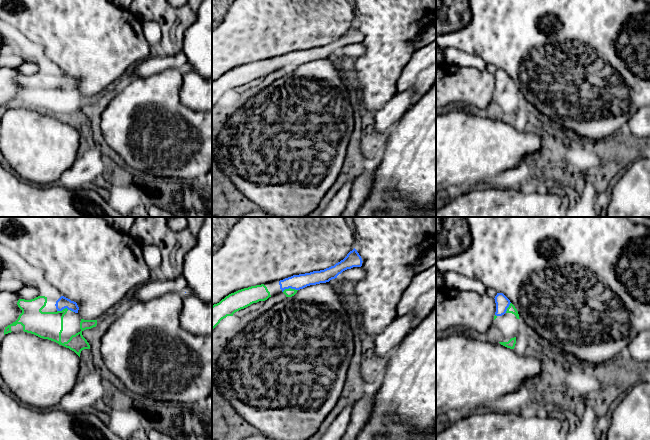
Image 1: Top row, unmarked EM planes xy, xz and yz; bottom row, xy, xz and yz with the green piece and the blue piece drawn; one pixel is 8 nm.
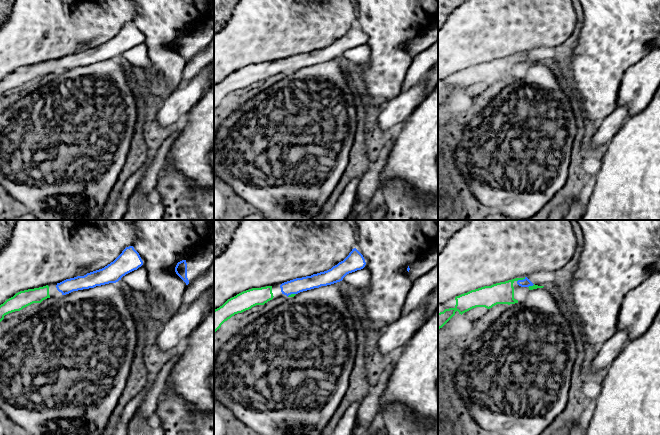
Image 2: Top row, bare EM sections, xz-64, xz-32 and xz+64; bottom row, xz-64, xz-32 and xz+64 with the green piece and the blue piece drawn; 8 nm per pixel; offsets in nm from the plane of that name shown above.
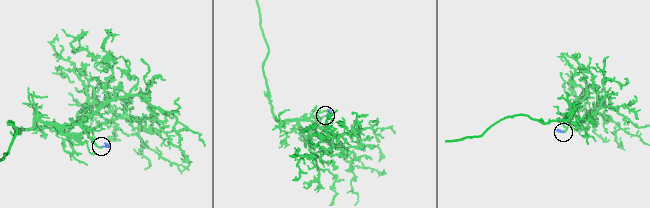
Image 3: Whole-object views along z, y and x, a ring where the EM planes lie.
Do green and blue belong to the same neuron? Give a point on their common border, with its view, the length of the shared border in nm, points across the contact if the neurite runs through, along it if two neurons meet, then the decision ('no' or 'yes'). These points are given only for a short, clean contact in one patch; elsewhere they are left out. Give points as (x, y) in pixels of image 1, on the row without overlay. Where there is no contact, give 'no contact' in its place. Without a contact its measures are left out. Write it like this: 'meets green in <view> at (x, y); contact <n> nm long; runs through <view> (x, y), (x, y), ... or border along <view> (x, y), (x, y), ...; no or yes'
meets green in xz at (289, 64); contact 130 nm long; runs through xz (289, 68), (289, 64), (297, 58); yes

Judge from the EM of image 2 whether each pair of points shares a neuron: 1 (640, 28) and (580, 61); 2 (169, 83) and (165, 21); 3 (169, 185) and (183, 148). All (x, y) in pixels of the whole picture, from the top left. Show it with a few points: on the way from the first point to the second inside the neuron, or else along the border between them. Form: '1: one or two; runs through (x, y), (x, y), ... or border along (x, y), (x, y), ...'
1: one; runs through (625, 28), (595, 57)
2: one; runs through (167, 68), (167, 63), (161, 52), (161, 36)
3: two; border along (166, 162), (194, 183)

